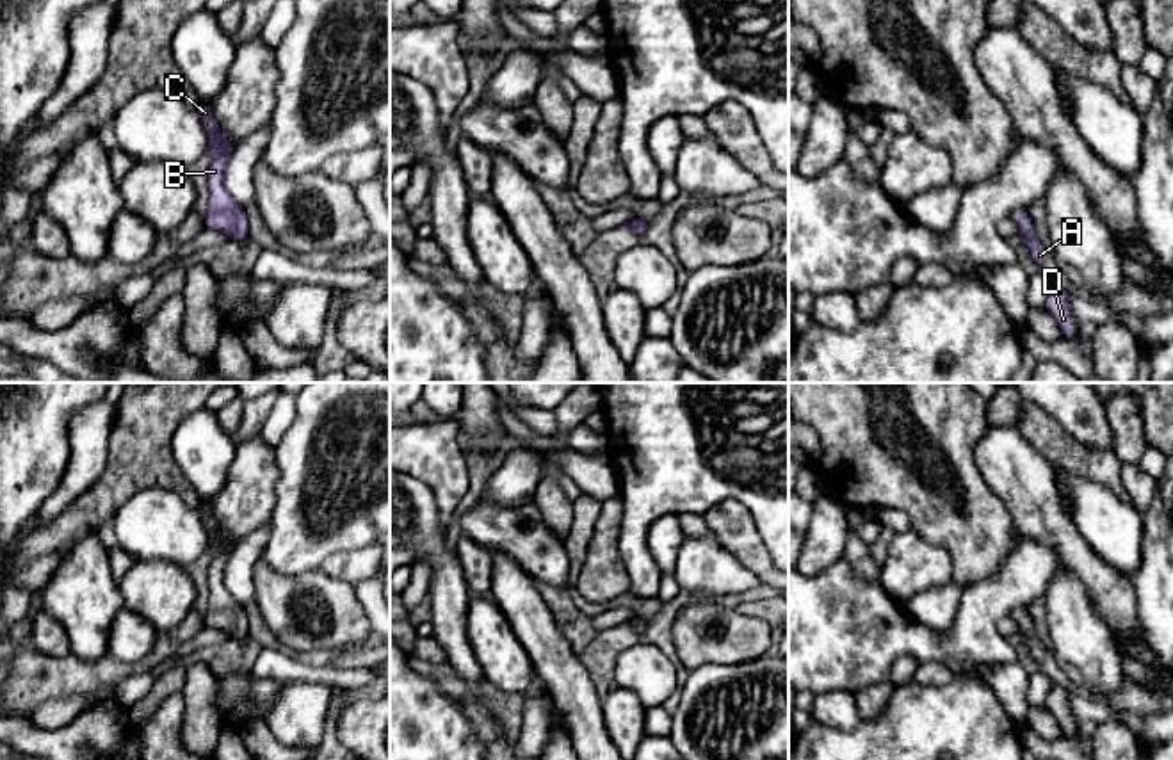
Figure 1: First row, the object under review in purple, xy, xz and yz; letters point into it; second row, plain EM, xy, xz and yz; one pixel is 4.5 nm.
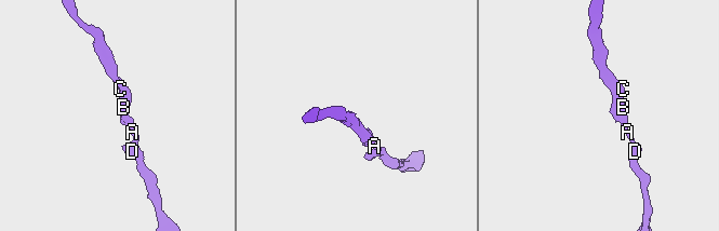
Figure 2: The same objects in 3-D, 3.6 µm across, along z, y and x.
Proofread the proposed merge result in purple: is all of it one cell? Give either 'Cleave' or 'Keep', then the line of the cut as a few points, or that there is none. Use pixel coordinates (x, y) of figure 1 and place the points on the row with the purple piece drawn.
Keep. No split

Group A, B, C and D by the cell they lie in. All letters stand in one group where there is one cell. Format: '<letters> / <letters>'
A B C D

